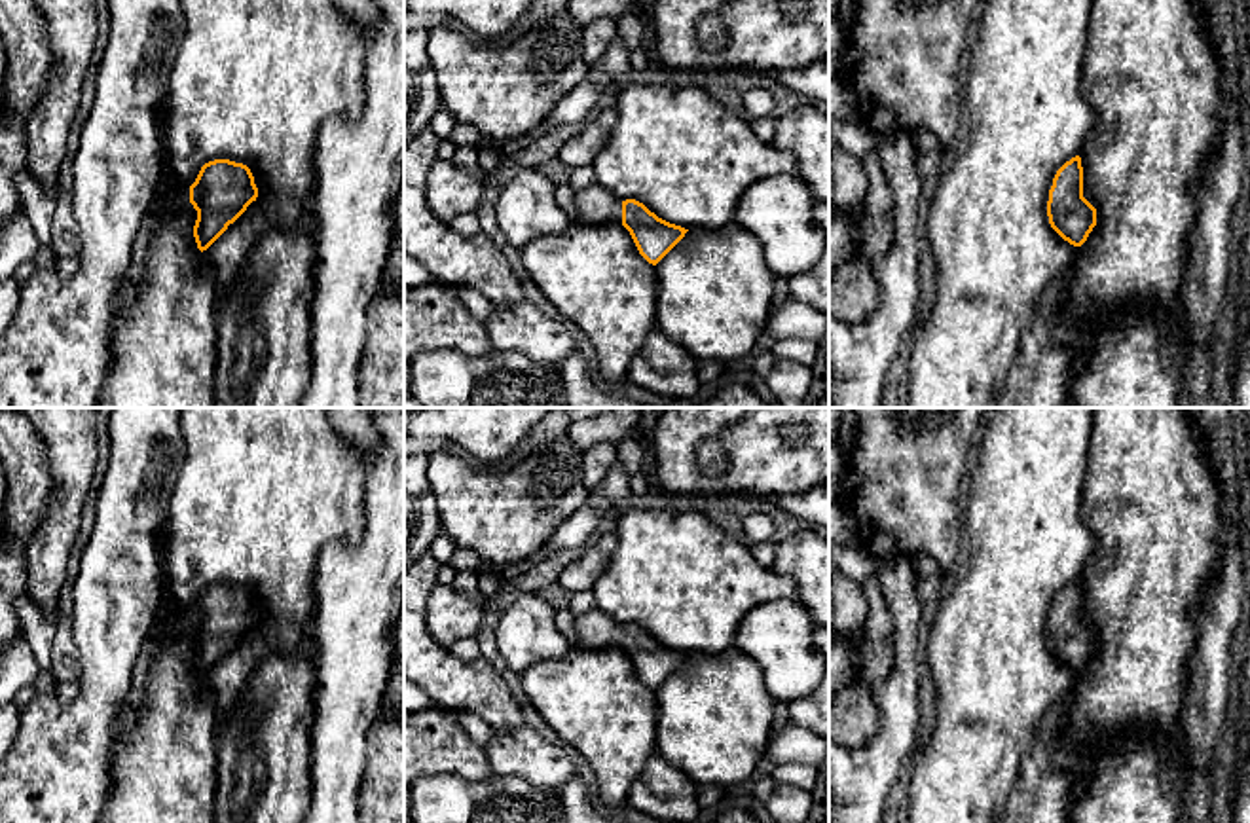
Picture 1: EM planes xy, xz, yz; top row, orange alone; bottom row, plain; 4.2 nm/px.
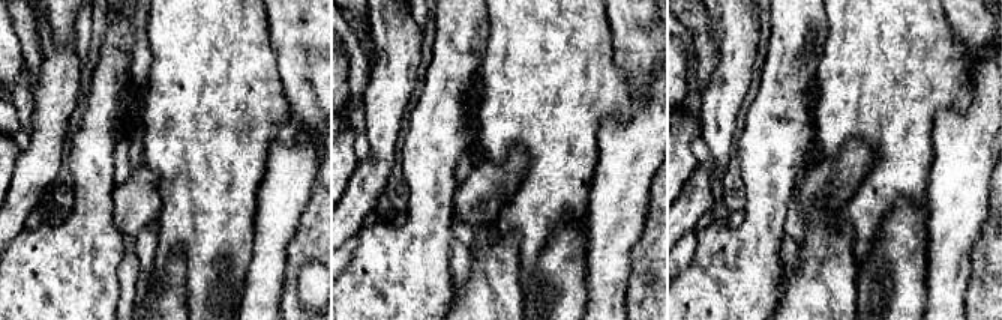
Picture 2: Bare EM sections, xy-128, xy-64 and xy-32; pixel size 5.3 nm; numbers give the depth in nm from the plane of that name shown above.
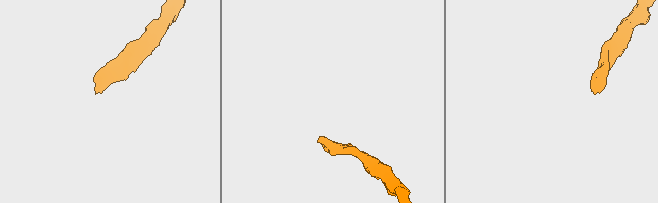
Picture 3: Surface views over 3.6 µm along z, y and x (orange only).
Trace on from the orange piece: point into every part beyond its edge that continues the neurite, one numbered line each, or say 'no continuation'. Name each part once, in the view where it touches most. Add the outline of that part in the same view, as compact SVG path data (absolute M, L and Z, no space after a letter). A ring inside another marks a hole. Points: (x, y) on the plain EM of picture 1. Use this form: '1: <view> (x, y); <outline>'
1: xy (179, 626); M180 611L159 635L159 649L171 647L175 641L188 637L197 645L197 635L190 628L190 611Z

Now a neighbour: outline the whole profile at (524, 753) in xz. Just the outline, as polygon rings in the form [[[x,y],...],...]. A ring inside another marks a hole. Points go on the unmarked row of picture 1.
[[[527,724],[493,732],[487,762],[495,777],[518,777],[539,789],[558,791],[575,777],[567,753]]]

